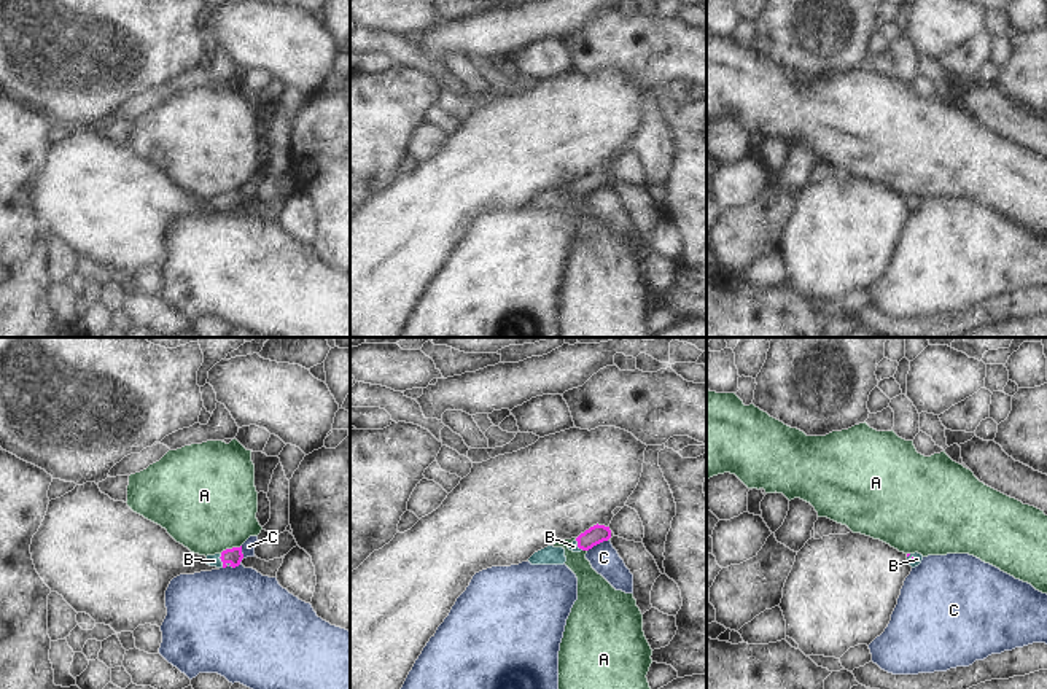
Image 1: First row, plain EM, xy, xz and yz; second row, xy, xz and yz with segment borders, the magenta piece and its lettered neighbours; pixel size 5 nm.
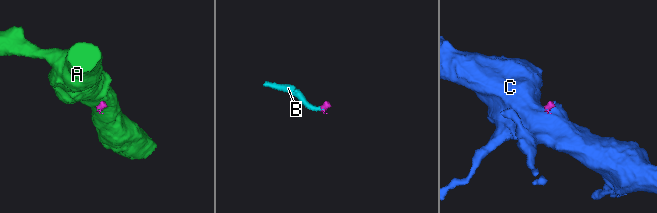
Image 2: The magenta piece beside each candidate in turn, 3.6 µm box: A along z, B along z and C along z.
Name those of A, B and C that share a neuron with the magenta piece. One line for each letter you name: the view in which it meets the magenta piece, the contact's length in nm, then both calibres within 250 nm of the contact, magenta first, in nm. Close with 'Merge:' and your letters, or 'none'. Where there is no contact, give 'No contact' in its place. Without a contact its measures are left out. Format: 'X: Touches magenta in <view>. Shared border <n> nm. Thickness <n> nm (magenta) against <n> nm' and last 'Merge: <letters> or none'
B: Touches magenta in xy. Shared border 80 nm. Thickness 90 nm (magenta) against 60 nm
Merge: B.

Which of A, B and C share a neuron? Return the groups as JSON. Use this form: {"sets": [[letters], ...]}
{"sets": [["A"], ["B"], ["C"]]}

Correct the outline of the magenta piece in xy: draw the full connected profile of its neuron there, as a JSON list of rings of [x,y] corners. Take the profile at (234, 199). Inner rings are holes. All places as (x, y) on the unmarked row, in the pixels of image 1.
[[[242,189],[226,193],[221,197],[207,199],[207,208],[216,210],[216,212],[226,212],[226,210],[239,210],[243,202]]]

